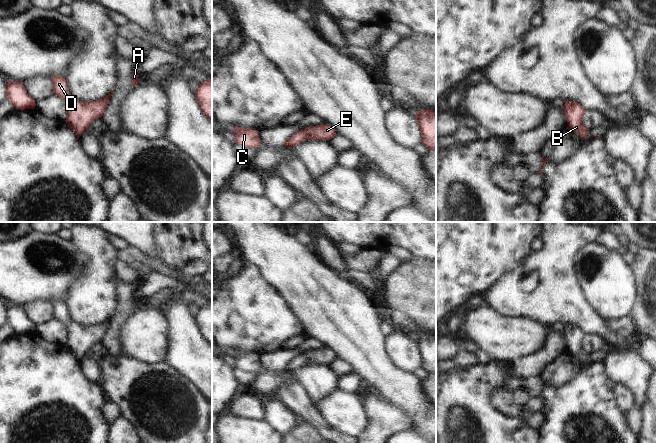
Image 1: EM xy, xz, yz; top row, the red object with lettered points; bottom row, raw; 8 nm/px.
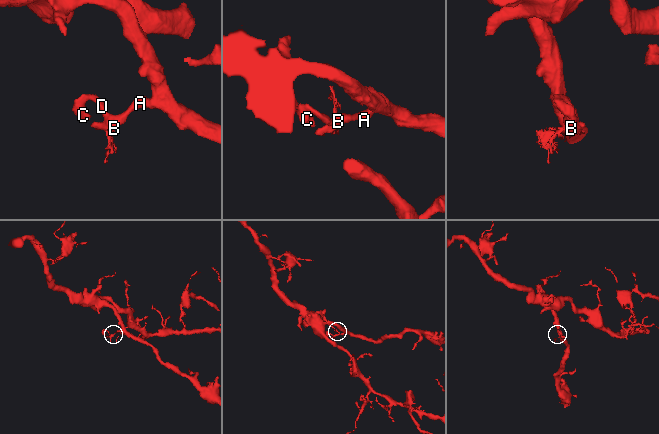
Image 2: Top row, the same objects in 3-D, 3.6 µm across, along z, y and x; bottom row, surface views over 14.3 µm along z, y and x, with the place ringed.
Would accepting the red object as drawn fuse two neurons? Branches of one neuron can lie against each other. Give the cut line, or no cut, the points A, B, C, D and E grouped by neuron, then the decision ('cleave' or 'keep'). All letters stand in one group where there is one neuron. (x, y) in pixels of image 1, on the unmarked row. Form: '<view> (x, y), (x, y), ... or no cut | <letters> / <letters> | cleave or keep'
no cut | A B C D E | keep

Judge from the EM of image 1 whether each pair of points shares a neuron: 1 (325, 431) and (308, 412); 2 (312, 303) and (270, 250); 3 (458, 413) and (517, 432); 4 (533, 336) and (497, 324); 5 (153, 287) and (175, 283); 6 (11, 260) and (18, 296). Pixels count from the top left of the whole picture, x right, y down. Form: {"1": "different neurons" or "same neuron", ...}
{"1": "same neuron", "2": "same neuron", "3": "same neuron", "4": "same neuron", "5": "same neuron", "6": "same neuron"}

